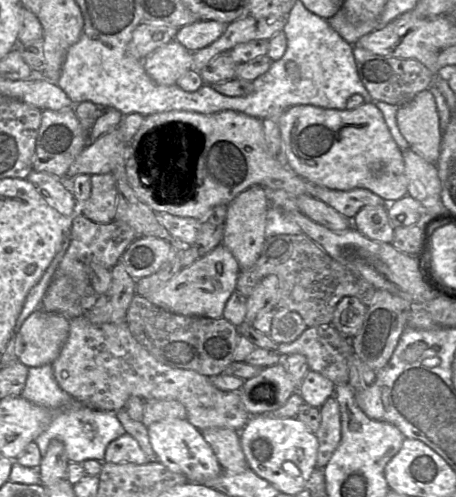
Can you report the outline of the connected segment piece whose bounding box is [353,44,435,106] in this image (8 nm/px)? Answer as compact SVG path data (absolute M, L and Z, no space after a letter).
M356 44L353 45L353 56L359 77L373 101L402 106L433 84L435 75L418 60L374 54Z

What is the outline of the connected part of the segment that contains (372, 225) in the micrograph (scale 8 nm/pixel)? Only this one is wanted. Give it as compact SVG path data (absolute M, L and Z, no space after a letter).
M365 206L360 209L352 222L354 228L372 240L389 244L393 241L394 227L385 206Z

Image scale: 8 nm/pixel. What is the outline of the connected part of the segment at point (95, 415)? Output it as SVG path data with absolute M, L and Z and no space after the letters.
M51 365L29 368L21 396L54 413L49 426L35 439L43 457L50 442L57 439L64 444L69 462L82 463L91 459L103 462L108 444L126 433L116 412L90 408L63 391L55 380Z

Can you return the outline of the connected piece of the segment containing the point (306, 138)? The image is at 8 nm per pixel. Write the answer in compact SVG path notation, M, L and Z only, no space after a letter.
M364 102L350 110L292 106L279 117L279 126L287 166L307 182L341 191L365 188L387 202L407 195L408 179L402 150L374 102Z

